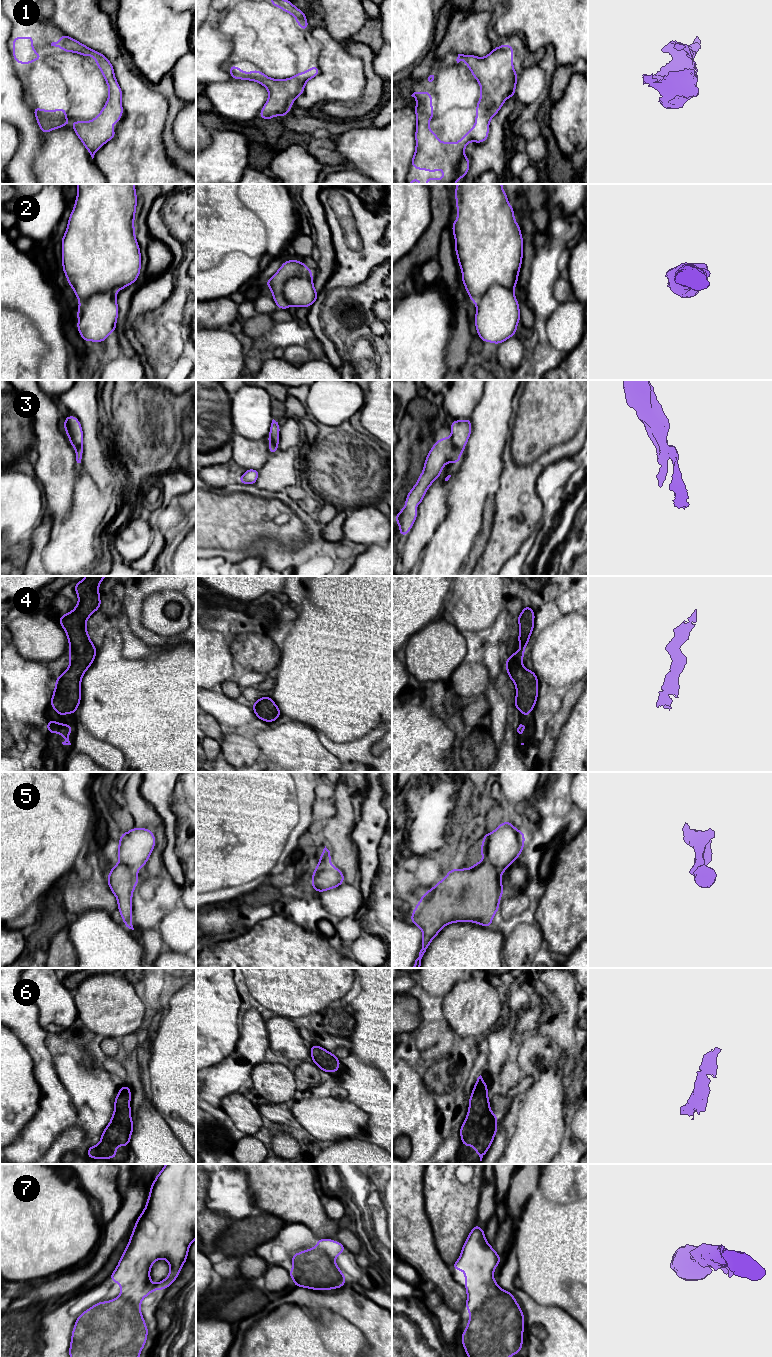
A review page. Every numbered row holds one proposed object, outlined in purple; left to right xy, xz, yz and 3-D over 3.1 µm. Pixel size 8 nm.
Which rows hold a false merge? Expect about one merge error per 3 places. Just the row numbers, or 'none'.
none

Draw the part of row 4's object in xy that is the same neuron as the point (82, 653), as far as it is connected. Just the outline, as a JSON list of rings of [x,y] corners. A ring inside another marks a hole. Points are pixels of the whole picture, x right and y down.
[[[86,576],[83,580],[76,583],[74,589],[79,598],[79,602],[72,612],[61,615],[59,618],[59,623],[65,630],[70,645],[68,656],[70,665],[56,679],[50,706],[62,717],[67,712],[70,712],[73,717],[74,712],[77,711],[81,700],[81,678],[93,663],[98,650],[91,642],[87,633],[86,621],[102,604],[99,596],[99,583],[105,577],[107,576]]]

